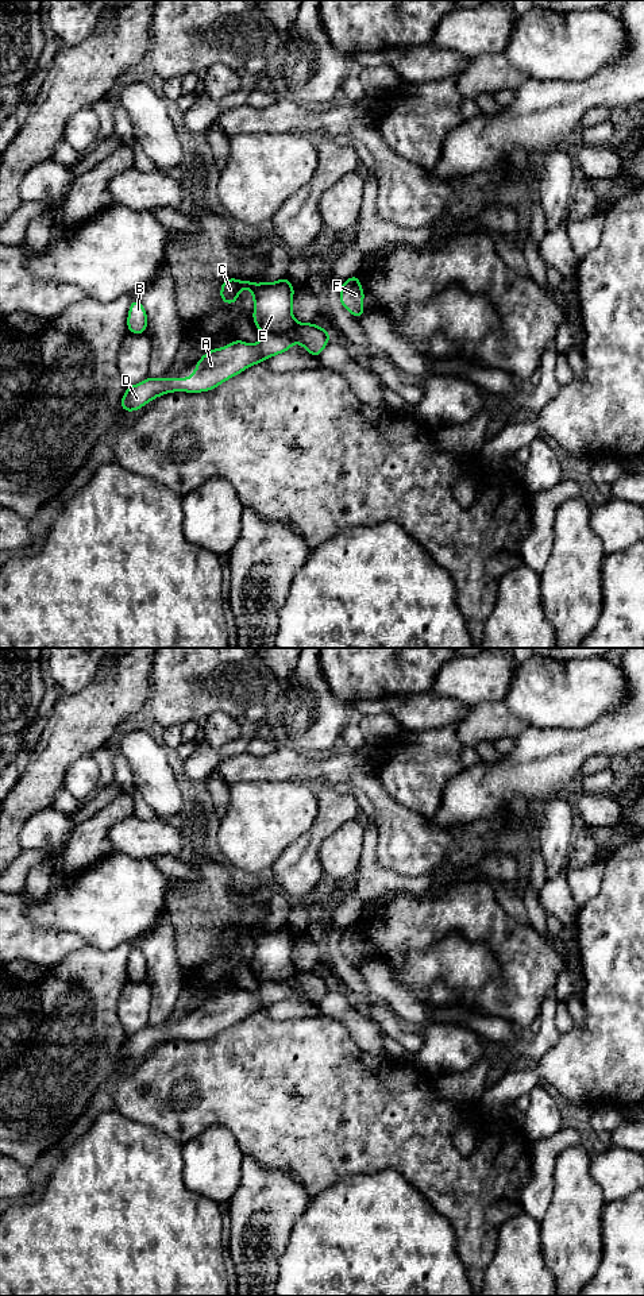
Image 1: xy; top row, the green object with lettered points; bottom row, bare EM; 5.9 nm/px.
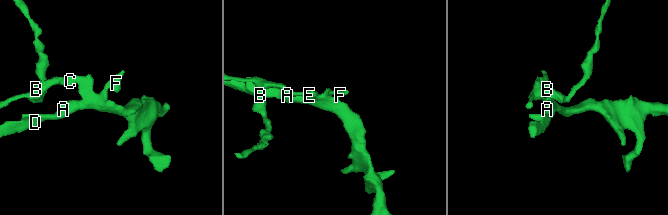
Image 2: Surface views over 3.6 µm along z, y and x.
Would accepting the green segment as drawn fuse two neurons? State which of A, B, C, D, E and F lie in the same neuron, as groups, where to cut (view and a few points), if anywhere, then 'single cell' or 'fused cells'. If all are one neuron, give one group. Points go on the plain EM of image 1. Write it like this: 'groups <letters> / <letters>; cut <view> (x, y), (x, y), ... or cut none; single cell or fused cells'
groups A B C D E F; cut none; single cell

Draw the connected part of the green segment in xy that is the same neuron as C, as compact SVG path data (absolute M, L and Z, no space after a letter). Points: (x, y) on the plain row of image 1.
M228 926L221 930L220 948L228 953L235 952L243 934L252 941L252 969L262 981L259 990L251 994L236 987L221 996L208 998L197 1008L190 1026L150 1025L134 1034L127 1034L119 1052L124 1060L139 1058L151 1048L166 1041L212 1038L247 1015L289 999L293 991L302 992L308 1003L320 1004L331 981L315 969L301 972L296 968L292 961L294 934L289 926L257 933L252 932L252 926L244 930Z

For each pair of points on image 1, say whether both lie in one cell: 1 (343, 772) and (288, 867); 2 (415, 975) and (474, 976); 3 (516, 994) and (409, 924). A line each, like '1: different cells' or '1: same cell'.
1: different cells
2: same cell
3: same cell

